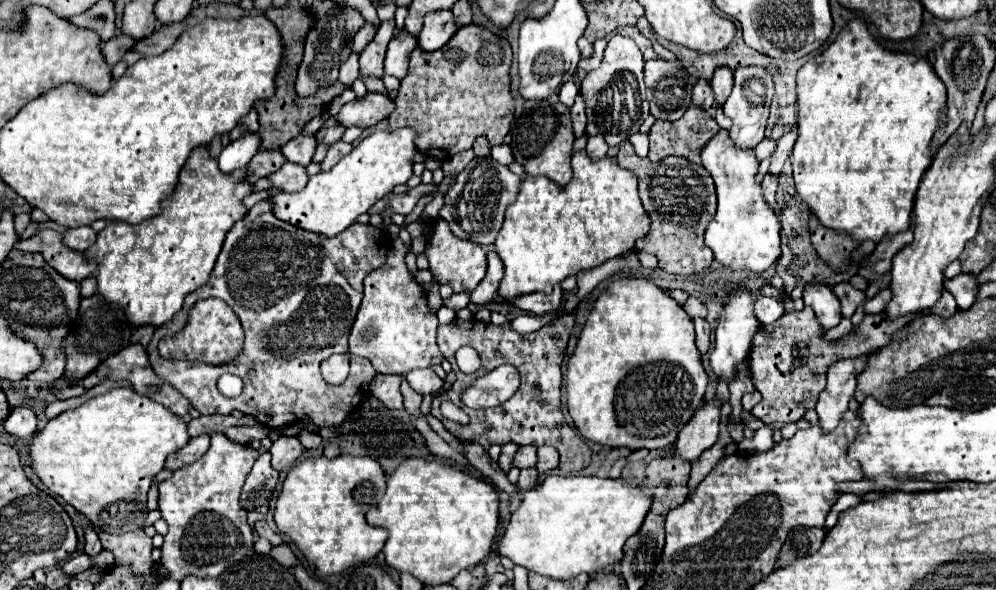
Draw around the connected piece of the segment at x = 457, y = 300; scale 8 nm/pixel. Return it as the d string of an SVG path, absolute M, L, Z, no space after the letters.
M461 292L461 294L453 294L451 298L445 300L445 306L451 308L451 310L455 310L455 312L467 308L467 304L469 304L469 294L465 294L465 292Z

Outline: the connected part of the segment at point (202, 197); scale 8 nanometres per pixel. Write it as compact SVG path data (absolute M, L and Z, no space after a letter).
M195 148L179 174L179 184L173 196L163 204L163 214L141 224L107 222L107 226L97 234L93 248L85 250L85 258L97 262L99 266L97 294L109 304L117 304L131 326L149 324L159 328L171 322L173 316L183 308L185 296L209 280L227 232L247 214L245 206L241 204L243 198L251 194L251 184L243 182L245 174L245 168L231 174L219 172L217 162L209 156L207 148Z

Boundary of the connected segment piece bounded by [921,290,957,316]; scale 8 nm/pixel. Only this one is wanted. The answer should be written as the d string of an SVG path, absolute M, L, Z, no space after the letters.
M943 290L943 296L939 298L939 302L929 310L929 312L921 312L921 314L939 314L939 316L951 316L953 310L957 310L957 304L951 296L951 292Z

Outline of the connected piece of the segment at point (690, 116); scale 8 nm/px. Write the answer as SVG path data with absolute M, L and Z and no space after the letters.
M689 106L687 112L675 122L655 120L649 130L649 160L659 162L669 154L677 154L701 164L697 148L701 148L701 144L705 144L705 140L709 140L709 136L717 130L717 122L697 106Z

